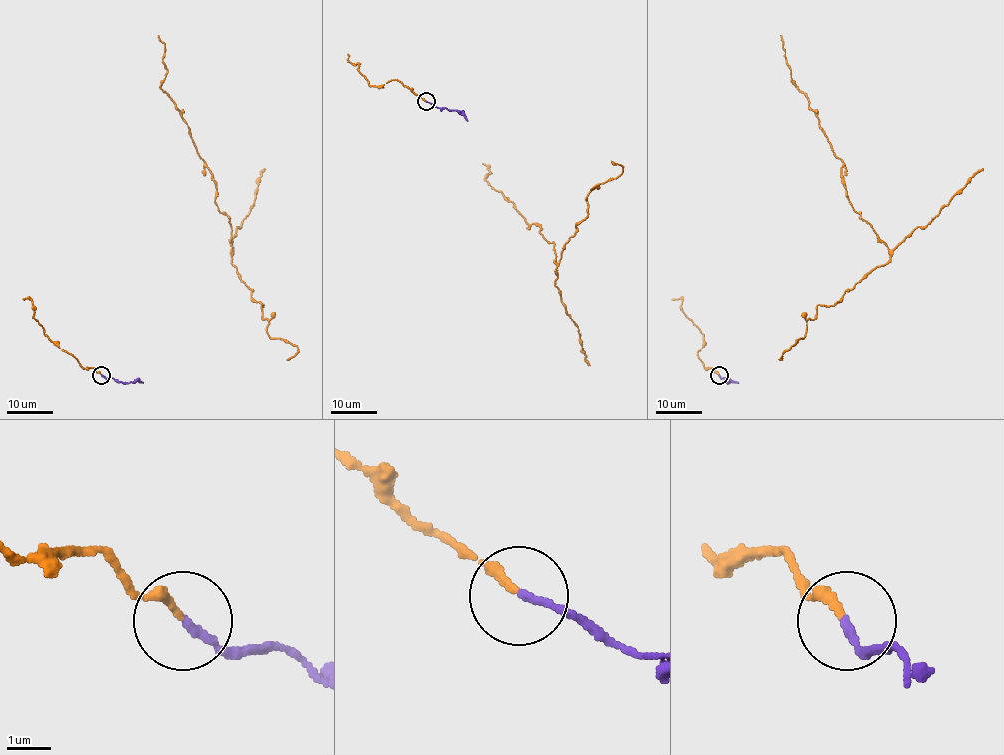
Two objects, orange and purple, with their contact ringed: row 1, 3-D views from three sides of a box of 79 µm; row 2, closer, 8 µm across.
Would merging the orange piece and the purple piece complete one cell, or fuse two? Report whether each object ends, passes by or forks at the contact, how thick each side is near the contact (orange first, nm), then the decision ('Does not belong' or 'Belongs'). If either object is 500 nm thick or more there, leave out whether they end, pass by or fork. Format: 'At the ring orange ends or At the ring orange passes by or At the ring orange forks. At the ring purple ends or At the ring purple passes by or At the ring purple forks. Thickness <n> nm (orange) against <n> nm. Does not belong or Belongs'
At the ring orange ends. At the ring purple ends. Thickness 200 nm (orange) against 170 nm. Belongs

